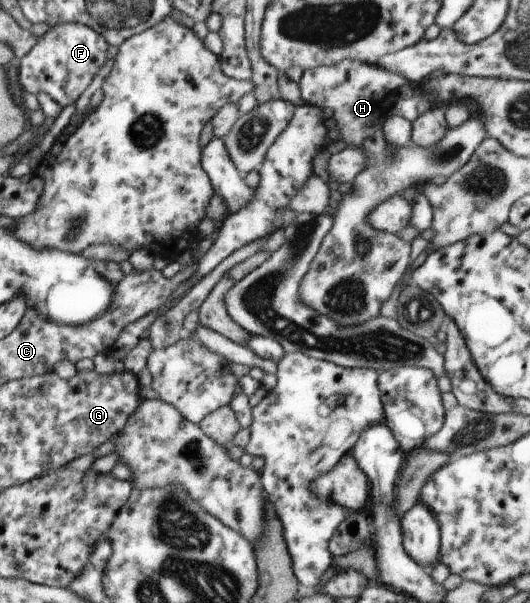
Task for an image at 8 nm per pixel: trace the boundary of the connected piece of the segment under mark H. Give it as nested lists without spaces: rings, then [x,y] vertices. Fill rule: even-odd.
[[[347,59],[333,66],[304,69],[298,83],[304,102],[333,110],[339,138],[351,148],[363,148],[367,154],[365,170],[352,182],[351,194],[343,195],[341,203],[333,208],[333,226],[323,237],[298,290],[301,302],[317,314],[341,325],[357,326],[379,316],[382,304],[405,273],[411,254],[411,243],[398,235],[371,228],[367,222],[369,212],[391,196],[409,195],[419,184],[435,176],[451,176],[469,162],[487,132],[483,118],[469,117],[465,124],[449,128],[443,140],[429,148],[415,144],[391,148],[385,142],[382,119],[390,116],[387,106],[396,101],[397,88],[407,83],[401,74],[383,70],[374,63]]]

